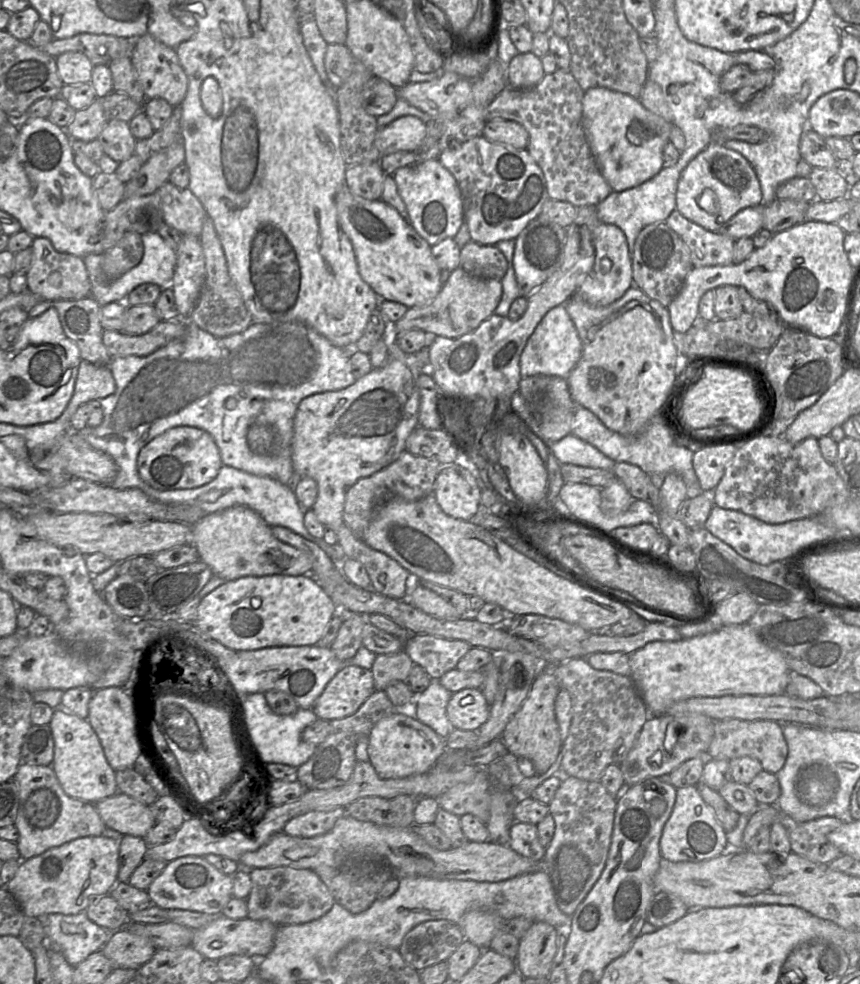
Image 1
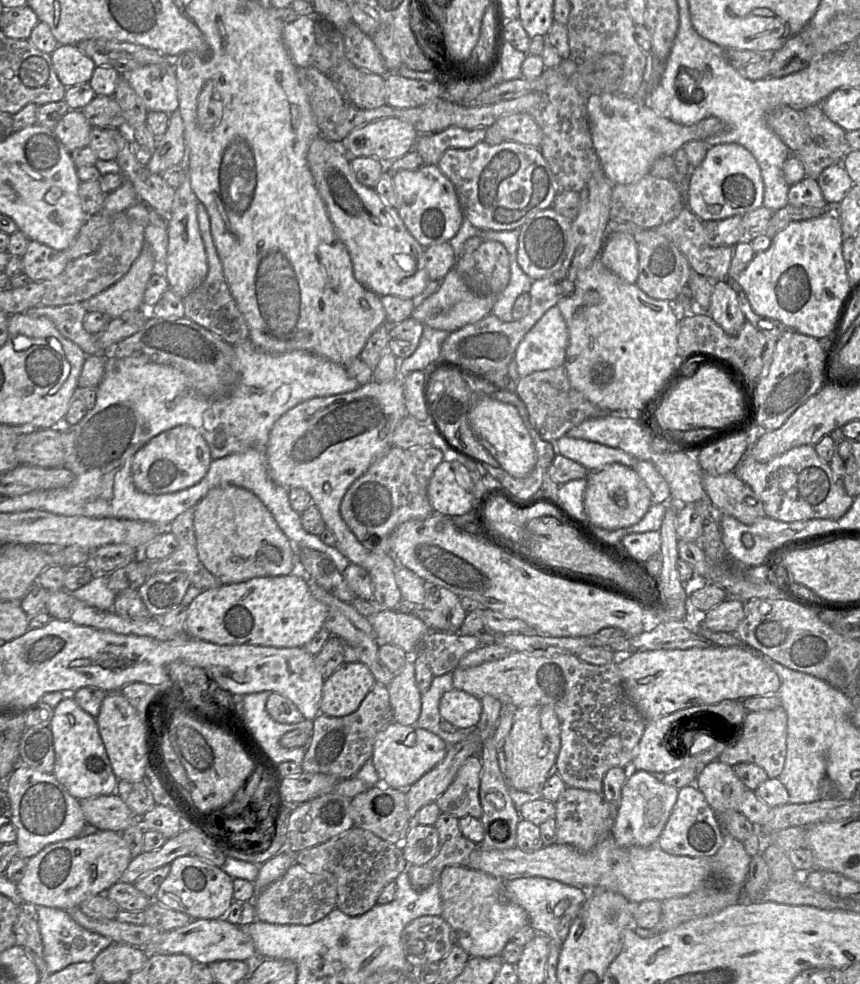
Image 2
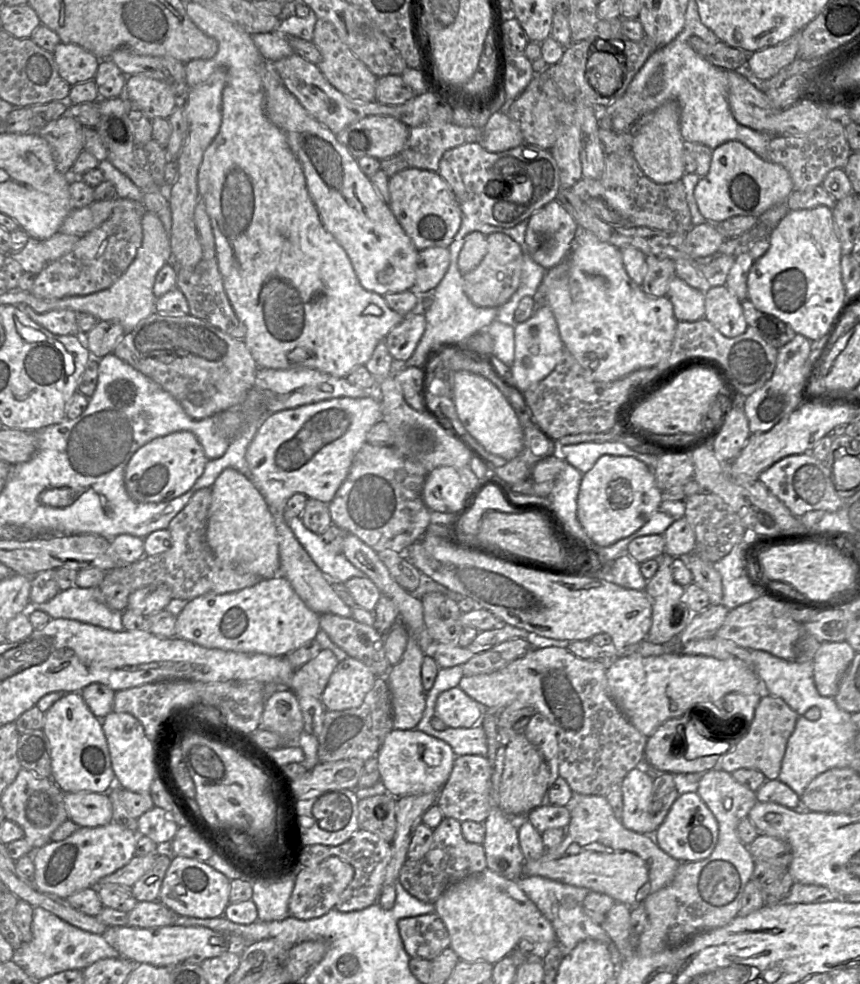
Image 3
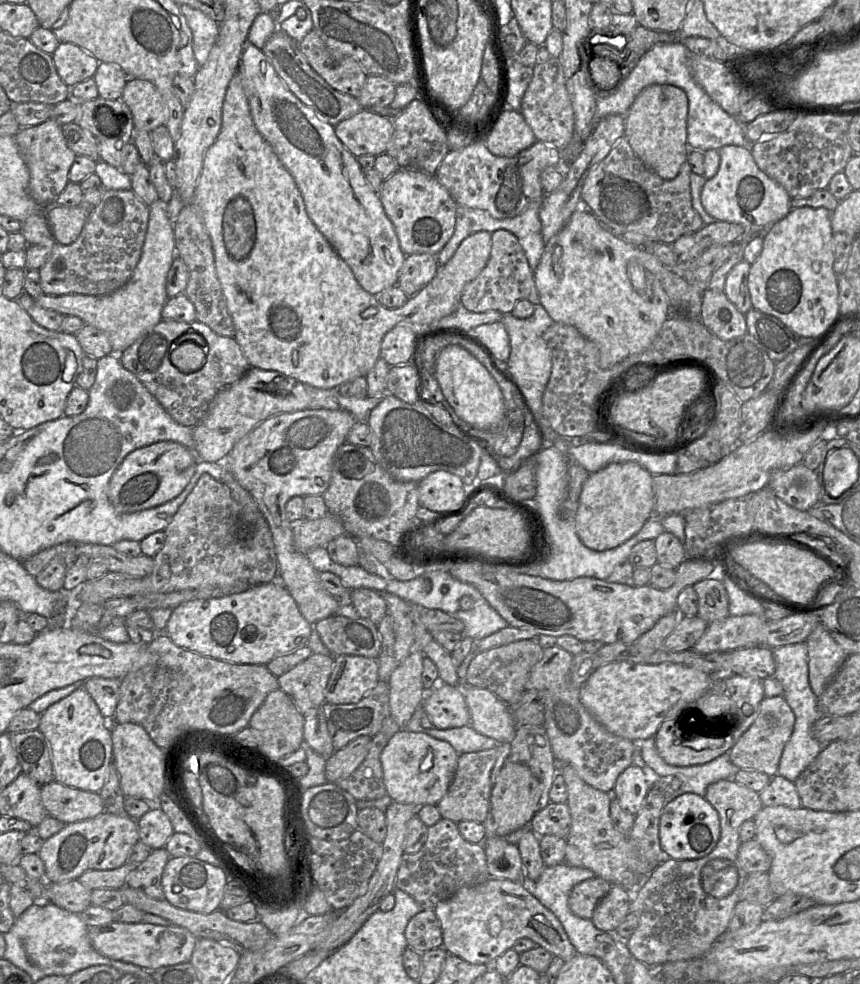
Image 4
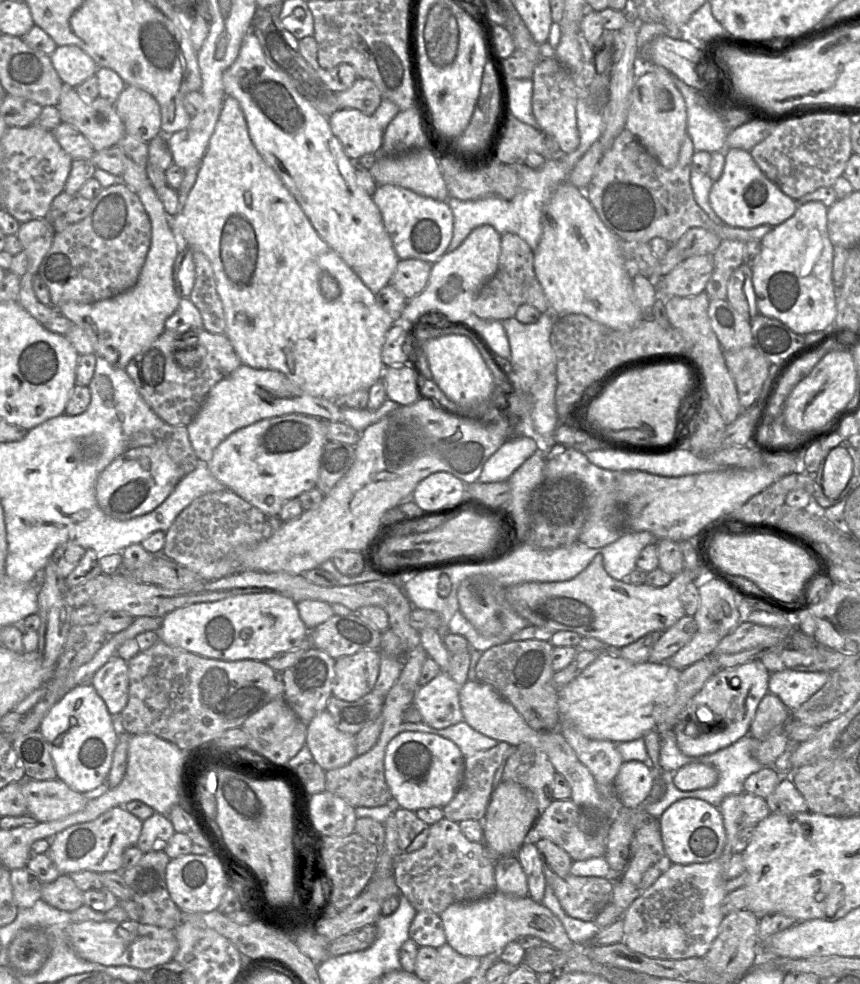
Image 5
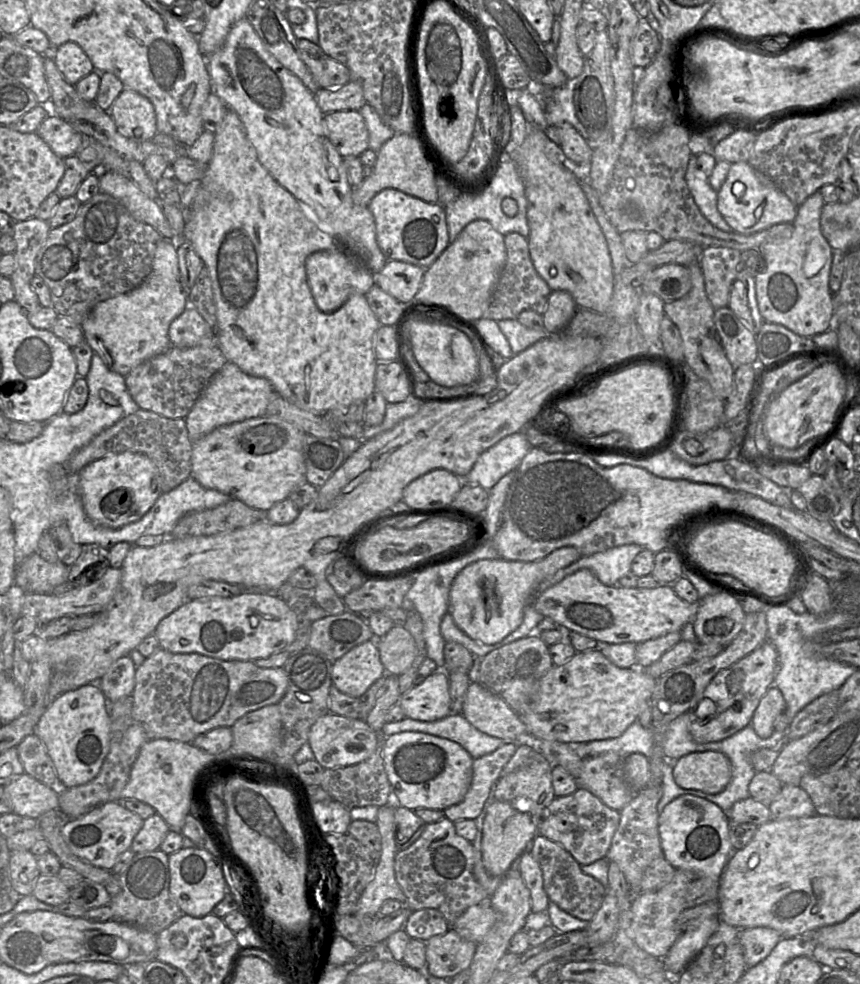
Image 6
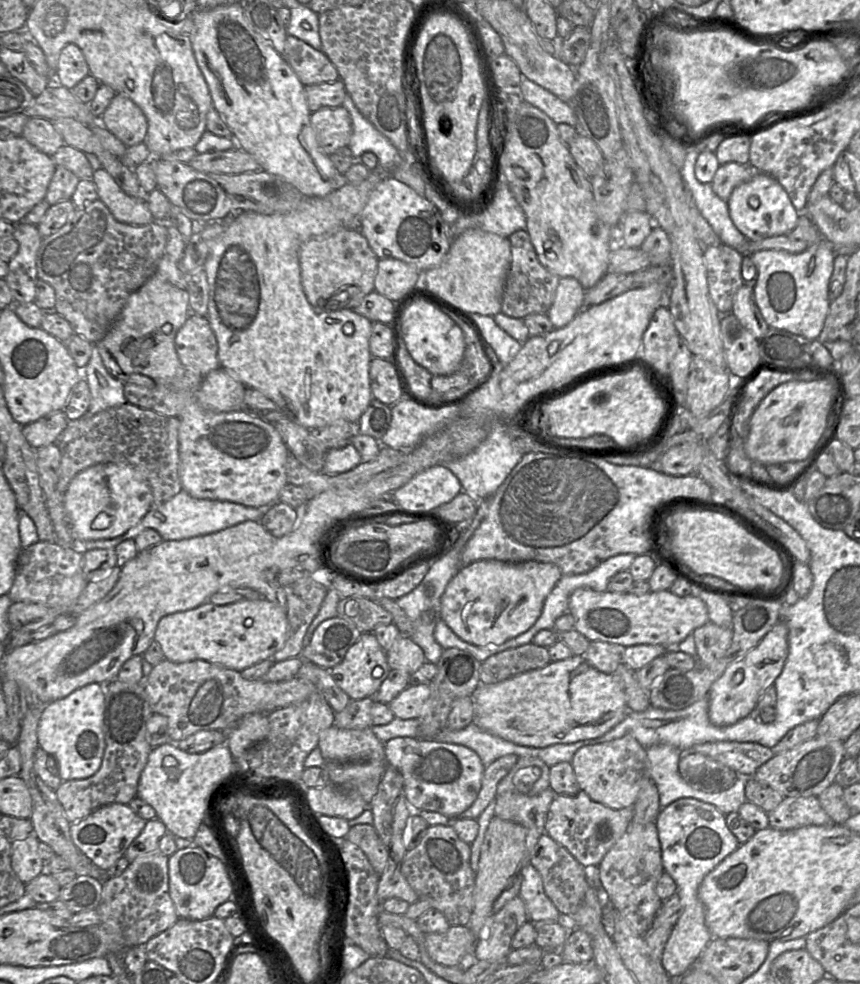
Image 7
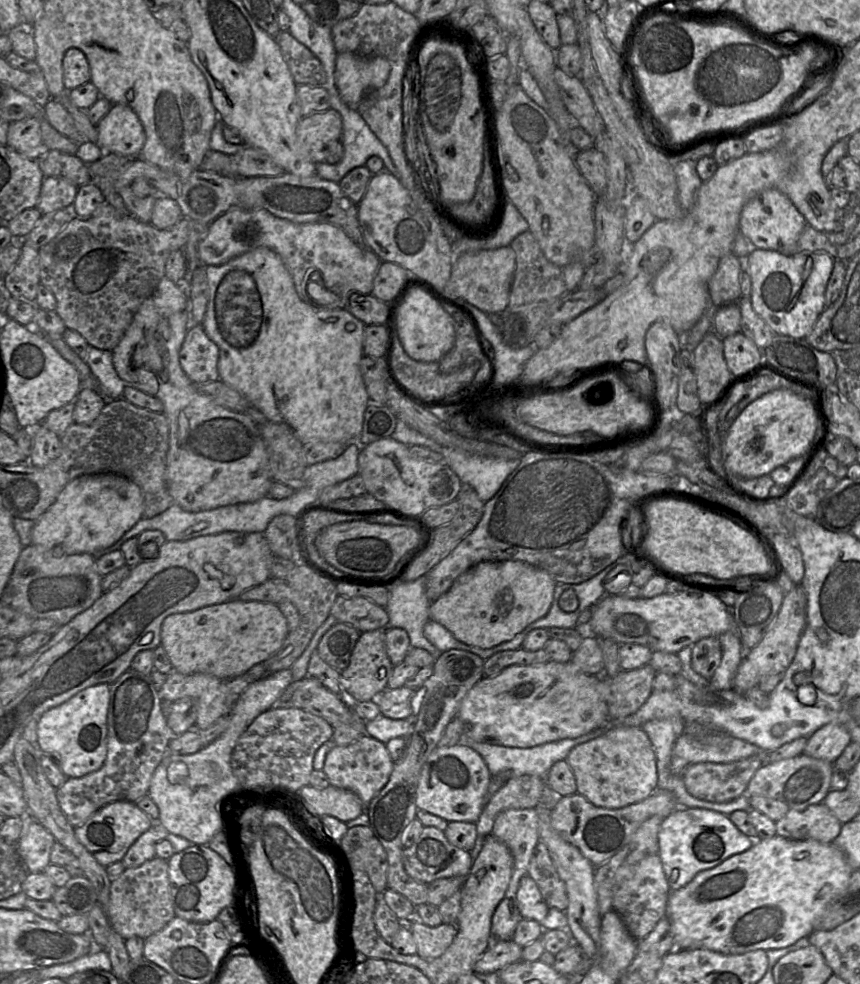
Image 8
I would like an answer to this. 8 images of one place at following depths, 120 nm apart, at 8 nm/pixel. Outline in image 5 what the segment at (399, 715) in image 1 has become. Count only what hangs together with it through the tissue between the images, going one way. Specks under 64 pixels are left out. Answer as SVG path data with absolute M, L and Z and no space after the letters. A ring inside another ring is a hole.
M401 732L388 744L384 758L385 778L396 807L416 812L431 807L445 807L462 784L465 757L459 747L449 739L423 732Z

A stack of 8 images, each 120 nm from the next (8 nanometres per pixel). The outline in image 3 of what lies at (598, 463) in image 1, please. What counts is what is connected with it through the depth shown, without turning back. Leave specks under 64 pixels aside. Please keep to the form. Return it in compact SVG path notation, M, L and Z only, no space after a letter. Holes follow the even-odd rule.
M620 441L558 446L558 454L582 474L590 471L603 455L633 457L653 470L660 457L636 452Z

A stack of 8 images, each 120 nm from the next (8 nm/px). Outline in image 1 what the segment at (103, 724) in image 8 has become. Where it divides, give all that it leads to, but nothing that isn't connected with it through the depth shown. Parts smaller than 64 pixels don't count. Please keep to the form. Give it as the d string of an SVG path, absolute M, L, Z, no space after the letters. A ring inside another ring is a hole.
M59 707L54 709L49 725L54 739L51 766L64 792L92 804L115 795L118 792L115 771L109 765L100 740L88 720Z

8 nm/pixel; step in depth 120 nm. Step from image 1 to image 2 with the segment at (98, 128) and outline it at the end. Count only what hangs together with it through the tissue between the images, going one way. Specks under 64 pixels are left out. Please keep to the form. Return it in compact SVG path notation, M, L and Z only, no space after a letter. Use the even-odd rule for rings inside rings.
M70 109L53 128L53 132L64 147L72 152L89 145L92 129L81 110Z

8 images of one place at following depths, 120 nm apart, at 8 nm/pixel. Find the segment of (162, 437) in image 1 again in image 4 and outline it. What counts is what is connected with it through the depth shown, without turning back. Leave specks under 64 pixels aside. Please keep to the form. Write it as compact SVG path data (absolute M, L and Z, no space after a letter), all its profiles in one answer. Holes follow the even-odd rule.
M160 441L130 452L112 475L107 495L115 510L132 513L174 499L190 482L199 459L184 445Z

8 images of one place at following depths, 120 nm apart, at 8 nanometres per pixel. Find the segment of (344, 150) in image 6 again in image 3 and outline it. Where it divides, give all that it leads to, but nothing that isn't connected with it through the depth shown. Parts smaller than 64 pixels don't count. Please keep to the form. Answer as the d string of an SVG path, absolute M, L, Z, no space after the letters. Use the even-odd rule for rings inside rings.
M370 115L347 125L336 139L355 159L369 156L382 160L400 154L409 130L394 117Z

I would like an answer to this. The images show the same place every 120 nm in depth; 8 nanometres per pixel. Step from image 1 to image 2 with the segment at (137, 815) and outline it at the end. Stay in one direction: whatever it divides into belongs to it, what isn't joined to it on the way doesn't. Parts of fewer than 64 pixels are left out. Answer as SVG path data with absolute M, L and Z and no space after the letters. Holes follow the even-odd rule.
M116 793L80 800L80 804L86 822L99 830L123 832L140 818Z

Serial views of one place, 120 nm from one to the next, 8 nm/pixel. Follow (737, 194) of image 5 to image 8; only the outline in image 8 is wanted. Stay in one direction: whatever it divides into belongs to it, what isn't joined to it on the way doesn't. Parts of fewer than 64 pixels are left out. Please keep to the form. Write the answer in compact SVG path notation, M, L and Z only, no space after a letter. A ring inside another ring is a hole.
M769 188L744 205L740 214L739 232L757 248L795 255L798 253L797 241L806 224L804 216L785 194Z

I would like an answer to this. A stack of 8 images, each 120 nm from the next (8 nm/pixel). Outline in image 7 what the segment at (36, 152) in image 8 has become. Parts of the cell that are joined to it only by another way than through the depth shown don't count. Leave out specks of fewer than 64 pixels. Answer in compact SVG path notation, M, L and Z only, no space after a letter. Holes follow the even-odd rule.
M40 117L29 118L21 136L50 157L65 145L62 136L54 128L53 122Z

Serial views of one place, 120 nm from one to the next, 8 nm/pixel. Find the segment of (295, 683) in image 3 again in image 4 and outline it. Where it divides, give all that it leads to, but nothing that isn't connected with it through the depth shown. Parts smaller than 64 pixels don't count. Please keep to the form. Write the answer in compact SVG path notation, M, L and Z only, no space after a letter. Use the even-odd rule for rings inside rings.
M313 653L287 673L278 677L279 688L295 703L303 715L313 708L320 708L325 703L325 688L333 669L334 656Z

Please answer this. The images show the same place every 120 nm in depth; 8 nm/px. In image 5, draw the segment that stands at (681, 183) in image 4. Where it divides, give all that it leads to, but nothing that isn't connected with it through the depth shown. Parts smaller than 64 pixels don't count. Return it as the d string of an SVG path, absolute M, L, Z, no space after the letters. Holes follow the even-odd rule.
M624 128L615 138L610 149L604 152L590 183L584 189L584 193L606 227L613 231L626 245L649 243L650 240L655 237L660 237L669 244L672 244L691 228L703 228L716 234L722 241L737 240L744 243L750 241L761 242L764 235L770 232L775 226L759 225L747 229L731 227L726 224L718 225L714 223L696 203L690 185L692 156L694 152L692 140L688 133L686 133L682 141L676 165L673 168L667 169L646 150L632 132Z

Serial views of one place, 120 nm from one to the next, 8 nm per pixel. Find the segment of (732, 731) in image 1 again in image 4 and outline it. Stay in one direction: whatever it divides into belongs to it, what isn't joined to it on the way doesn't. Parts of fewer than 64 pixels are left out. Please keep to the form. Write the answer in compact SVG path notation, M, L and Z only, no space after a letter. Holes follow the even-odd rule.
M783 696L764 697L756 719L728 751L731 762L739 769L755 770L773 777L777 774L783 749L791 737L794 724L795 715Z

